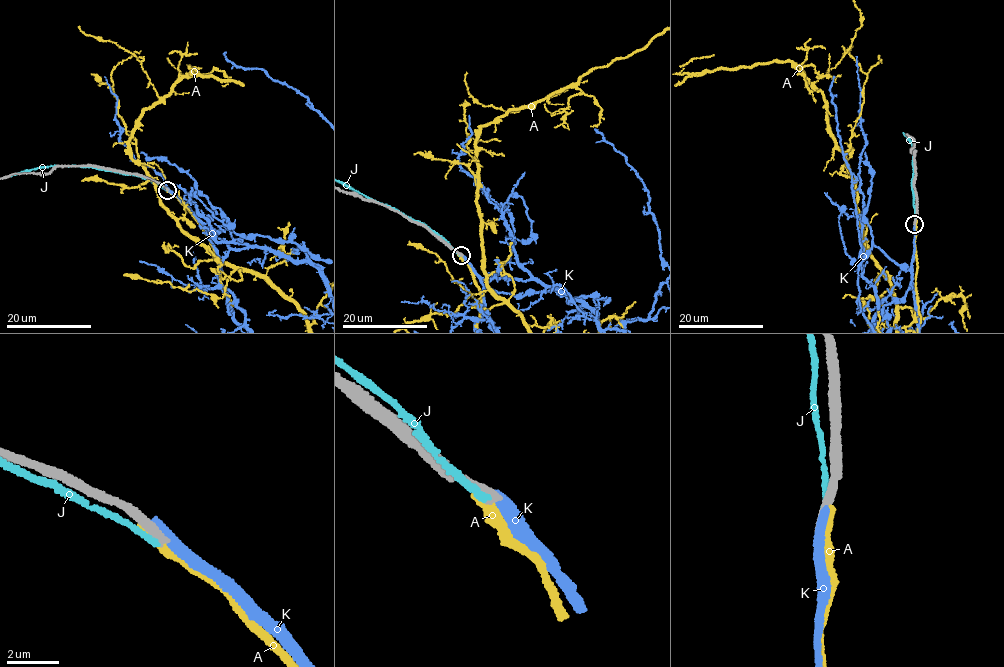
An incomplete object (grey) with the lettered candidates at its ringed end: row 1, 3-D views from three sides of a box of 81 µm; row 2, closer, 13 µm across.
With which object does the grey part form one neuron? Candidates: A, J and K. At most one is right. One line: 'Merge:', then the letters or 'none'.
Merge: none

